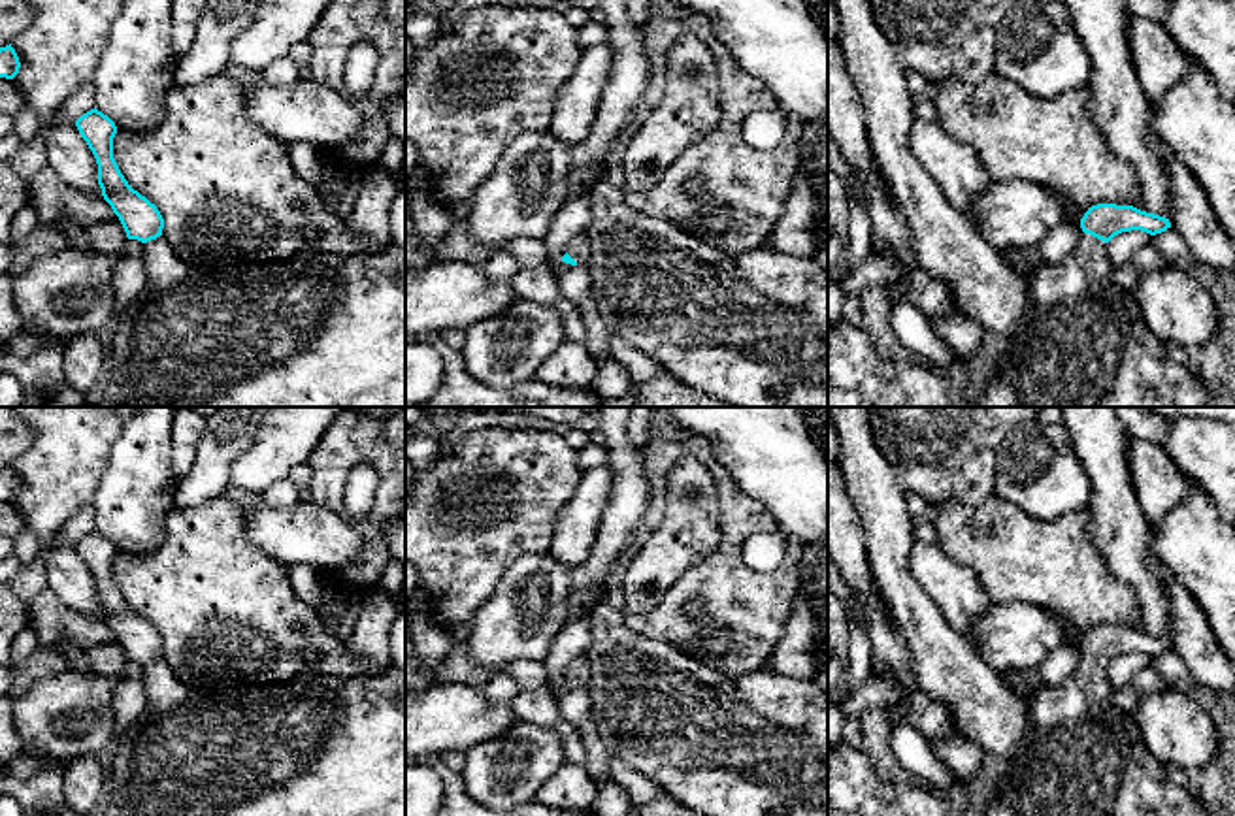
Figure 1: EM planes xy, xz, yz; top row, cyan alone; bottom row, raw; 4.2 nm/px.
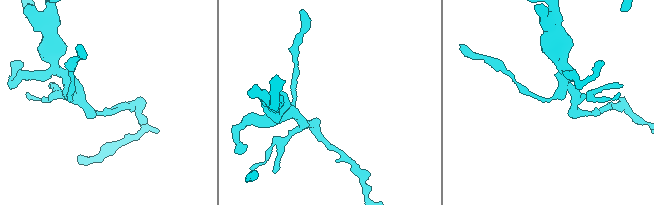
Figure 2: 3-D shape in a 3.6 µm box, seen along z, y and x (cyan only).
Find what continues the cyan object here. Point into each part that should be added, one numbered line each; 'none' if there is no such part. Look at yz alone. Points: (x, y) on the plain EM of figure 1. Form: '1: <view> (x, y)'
1: yz (1081, 758)

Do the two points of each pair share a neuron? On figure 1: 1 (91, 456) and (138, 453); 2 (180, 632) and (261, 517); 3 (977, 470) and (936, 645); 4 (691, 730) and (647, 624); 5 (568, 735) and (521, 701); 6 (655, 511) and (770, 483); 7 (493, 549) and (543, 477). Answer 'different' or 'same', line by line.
1: different
2: different
3: different
4: different
5: same
6: different
7: same

